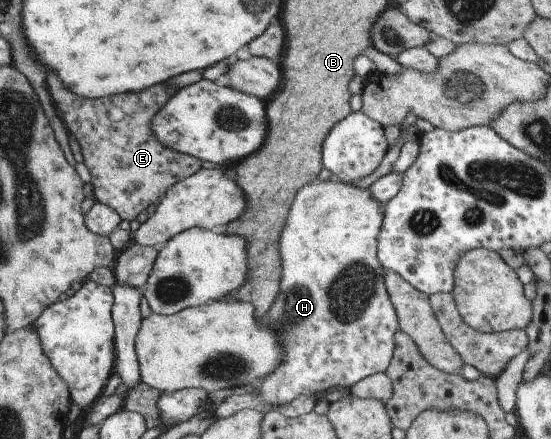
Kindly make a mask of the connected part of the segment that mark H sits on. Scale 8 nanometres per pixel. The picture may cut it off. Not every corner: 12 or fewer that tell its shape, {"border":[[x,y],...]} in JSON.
{"border":[[299,191],[265,318],[285,363],[218,419],[387,370],[399,325],[383,206]]}

